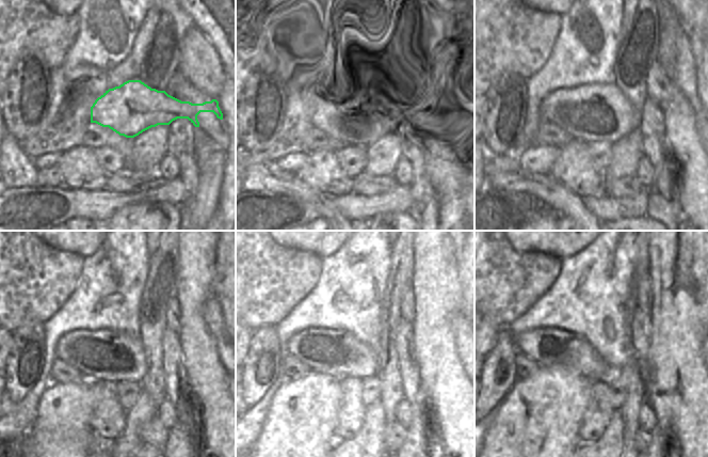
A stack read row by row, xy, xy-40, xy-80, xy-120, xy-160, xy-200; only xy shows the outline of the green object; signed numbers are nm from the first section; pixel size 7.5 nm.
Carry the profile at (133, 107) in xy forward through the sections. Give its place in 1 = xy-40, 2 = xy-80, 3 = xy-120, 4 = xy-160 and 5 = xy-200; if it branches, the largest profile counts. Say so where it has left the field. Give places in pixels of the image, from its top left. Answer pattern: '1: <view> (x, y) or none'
1: xy-40 (363, 110)
2: xy-80 (591, 112)
3: xy-120 (109, 355)
4: xy-160 (335, 352)
5: xy-200 (547, 346)

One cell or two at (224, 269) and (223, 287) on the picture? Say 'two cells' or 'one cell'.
one cell

